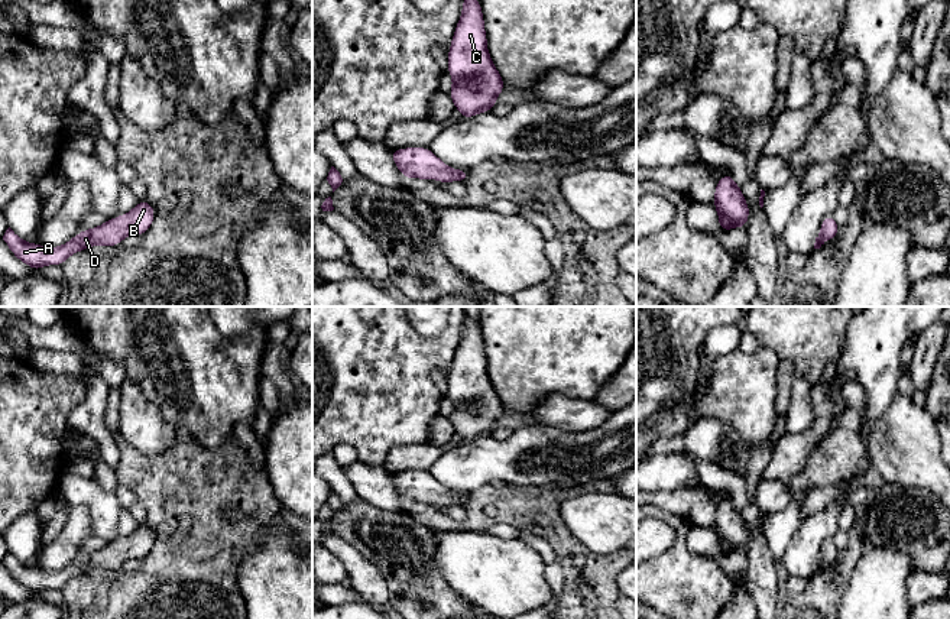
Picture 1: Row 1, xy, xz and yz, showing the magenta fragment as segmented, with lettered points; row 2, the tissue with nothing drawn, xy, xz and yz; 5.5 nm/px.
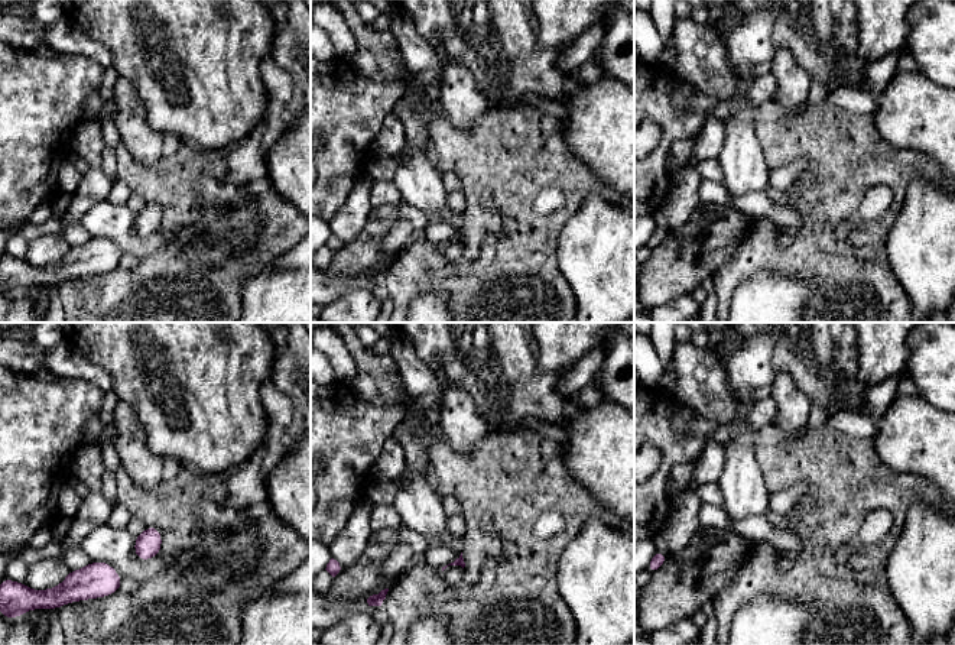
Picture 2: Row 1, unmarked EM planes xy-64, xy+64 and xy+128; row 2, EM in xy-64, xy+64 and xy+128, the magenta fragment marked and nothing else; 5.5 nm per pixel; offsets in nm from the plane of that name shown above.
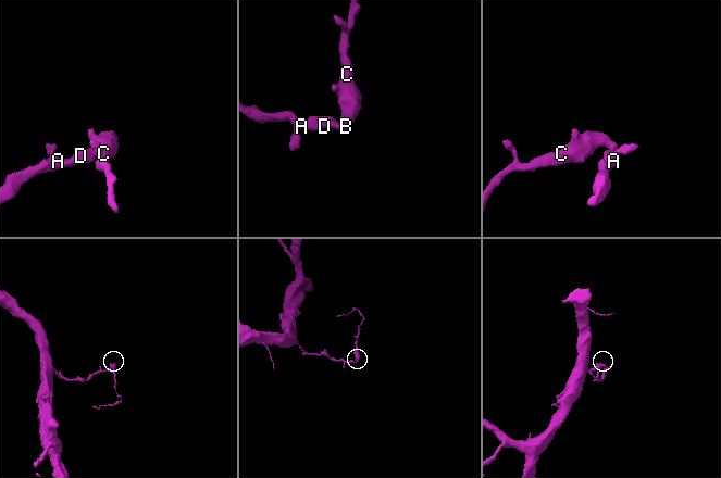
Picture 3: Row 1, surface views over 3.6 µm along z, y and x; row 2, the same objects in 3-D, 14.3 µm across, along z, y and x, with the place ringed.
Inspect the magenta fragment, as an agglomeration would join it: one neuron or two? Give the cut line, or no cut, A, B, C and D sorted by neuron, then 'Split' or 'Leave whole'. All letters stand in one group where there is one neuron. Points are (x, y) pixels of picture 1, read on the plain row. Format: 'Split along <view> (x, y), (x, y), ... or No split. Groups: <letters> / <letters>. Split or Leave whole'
No split. Groups: A B C D. Leave whole

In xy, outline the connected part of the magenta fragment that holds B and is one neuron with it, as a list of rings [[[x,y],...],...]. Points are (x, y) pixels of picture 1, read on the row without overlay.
[[[137,525],[136,531],[119,539],[108,542],[104,548],[87,552],[74,560],[68,567],[58,571],[46,571],[38,567],[27,567],[20,563],[10,551],[3,564],[12,577],[33,596],[46,590],[61,590],[71,579],[90,570],[119,570],[126,560],[143,560],[155,544],[155,532],[149,525]]]

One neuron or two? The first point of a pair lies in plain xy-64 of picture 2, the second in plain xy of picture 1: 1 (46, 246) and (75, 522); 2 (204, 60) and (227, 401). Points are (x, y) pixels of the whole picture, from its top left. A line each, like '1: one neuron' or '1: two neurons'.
1: one neuron
2: one neuron

